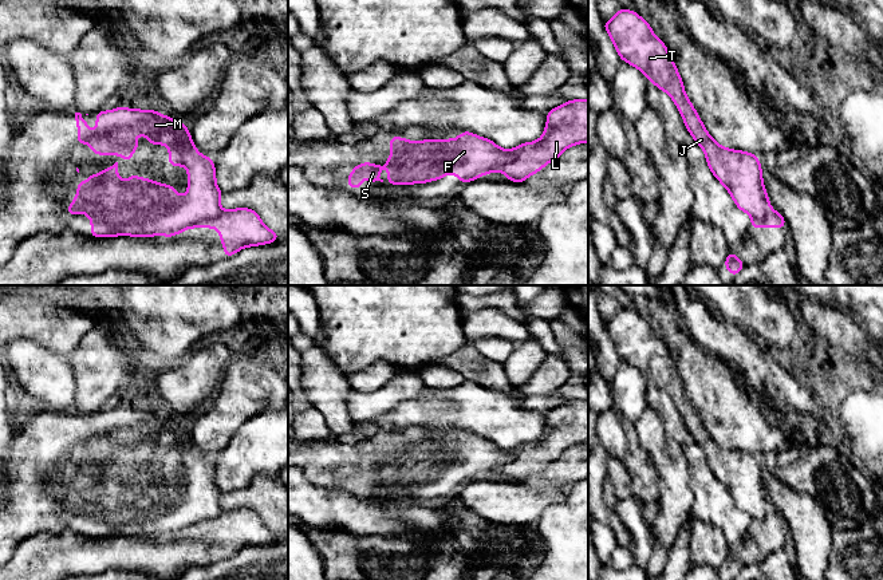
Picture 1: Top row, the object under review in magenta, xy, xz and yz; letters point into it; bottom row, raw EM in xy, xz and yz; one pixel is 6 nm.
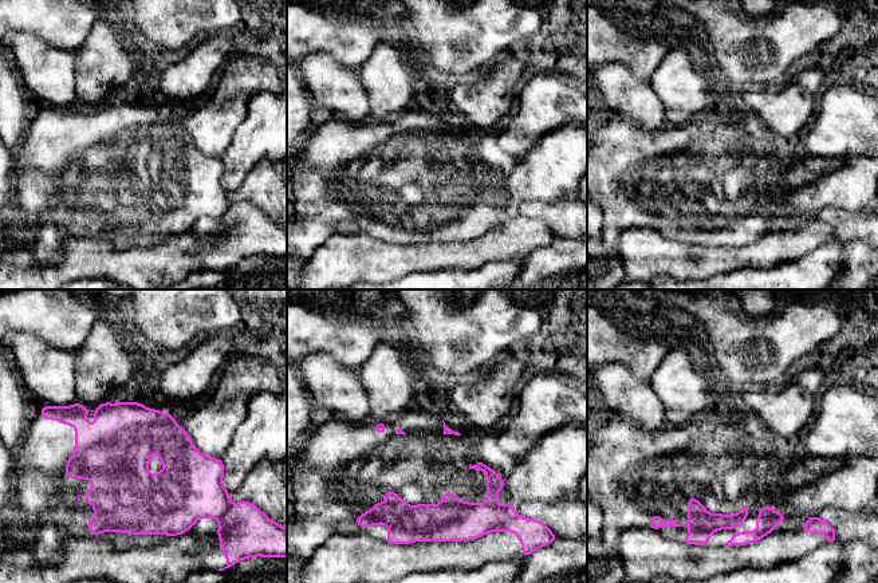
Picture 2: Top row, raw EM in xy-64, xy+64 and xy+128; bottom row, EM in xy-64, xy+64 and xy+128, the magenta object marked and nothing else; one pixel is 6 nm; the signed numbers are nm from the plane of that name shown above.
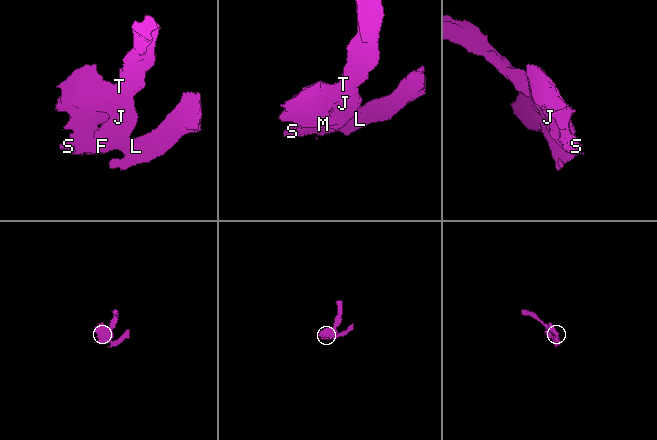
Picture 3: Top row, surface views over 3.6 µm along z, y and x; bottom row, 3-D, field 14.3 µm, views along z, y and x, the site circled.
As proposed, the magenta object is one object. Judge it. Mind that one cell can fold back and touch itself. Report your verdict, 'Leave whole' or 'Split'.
Split

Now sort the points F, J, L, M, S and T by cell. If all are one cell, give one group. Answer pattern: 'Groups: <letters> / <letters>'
Groups: F J M S T / L

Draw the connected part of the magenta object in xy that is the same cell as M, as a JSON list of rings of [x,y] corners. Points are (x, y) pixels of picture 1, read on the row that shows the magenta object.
[[[117,107],[110,111],[96,113],[96,138],[91,141],[91,127],[86,125],[80,113],[75,113],[78,123],[78,143],[86,143],[92,153],[103,155],[121,154],[125,162],[133,158],[134,150],[142,145],[138,139],[133,142],[131,134],[149,137],[150,145],[169,146],[169,165],[188,167],[188,196],[178,196],[177,189],[172,185],[162,185],[147,178],[138,178],[131,173],[127,181],[118,177],[118,162],[102,173],[88,175],[86,182],[78,182],[79,193],[66,210],[70,217],[76,213],[84,213],[91,218],[91,237],[114,237],[114,236],[176,236],[196,224],[217,217],[222,209],[220,206],[221,190],[216,184],[216,167],[212,157],[204,157],[196,149],[186,123],[177,123],[170,117],[162,115],[154,110],[138,110]]]

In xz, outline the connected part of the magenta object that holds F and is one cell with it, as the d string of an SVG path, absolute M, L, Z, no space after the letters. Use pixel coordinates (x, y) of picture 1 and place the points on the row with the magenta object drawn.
M461 131L461 135L454 139L430 138L419 142L402 139L399 135L395 135L389 141L389 145L391 147L391 157L386 161L386 163L372 165L366 161L362 165L356 165L347 177L348 189L363 186L363 178L366 175L371 179L372 185L375 185L378 181L383 182L383 179L378 178L377 175L385 166L389 167L387 182L390 185L410 185L437 181L452 173L458 177L460 182L470 182L481 175L497 171L500 167L512 161L512 154L509 150L501 149L490 139L477 137L469 131Z

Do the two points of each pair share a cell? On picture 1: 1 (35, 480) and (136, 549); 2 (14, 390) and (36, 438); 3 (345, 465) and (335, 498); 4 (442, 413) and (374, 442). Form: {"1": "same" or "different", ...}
{"1": "different", "2": "different", "3": "different", "4": "different"}

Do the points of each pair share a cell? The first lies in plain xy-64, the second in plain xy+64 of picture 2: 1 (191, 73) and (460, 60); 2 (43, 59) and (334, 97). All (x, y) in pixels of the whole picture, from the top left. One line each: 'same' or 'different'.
1: different
2: same

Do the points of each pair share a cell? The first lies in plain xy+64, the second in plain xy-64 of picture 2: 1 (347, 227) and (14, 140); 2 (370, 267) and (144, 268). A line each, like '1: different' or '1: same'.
1: different
2: same

